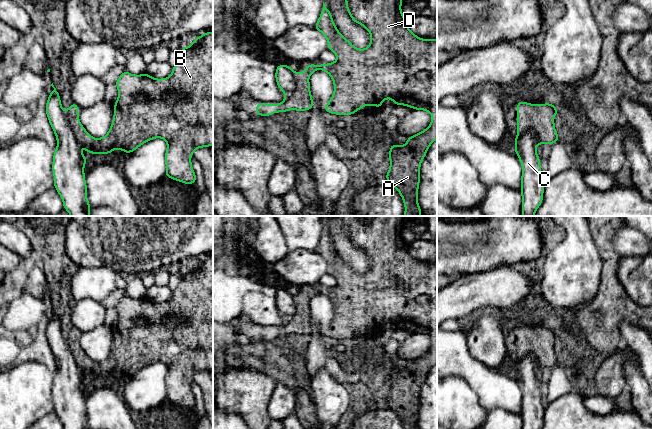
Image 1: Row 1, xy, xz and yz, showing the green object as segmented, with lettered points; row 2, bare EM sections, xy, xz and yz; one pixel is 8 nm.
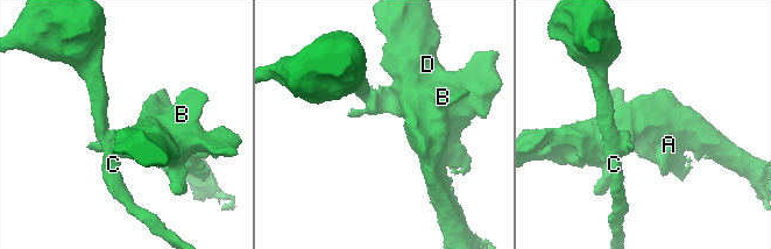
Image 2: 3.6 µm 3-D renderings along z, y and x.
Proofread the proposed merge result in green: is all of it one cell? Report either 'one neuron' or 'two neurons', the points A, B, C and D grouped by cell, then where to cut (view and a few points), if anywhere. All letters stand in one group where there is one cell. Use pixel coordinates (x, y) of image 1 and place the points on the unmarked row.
two neurons; A B D / C; cut in xy along (64, 336), (74, 361), (80, 368)

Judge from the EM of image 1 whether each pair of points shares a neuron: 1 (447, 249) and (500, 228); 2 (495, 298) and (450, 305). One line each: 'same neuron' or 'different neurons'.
1: same neuron
2: same neuron

